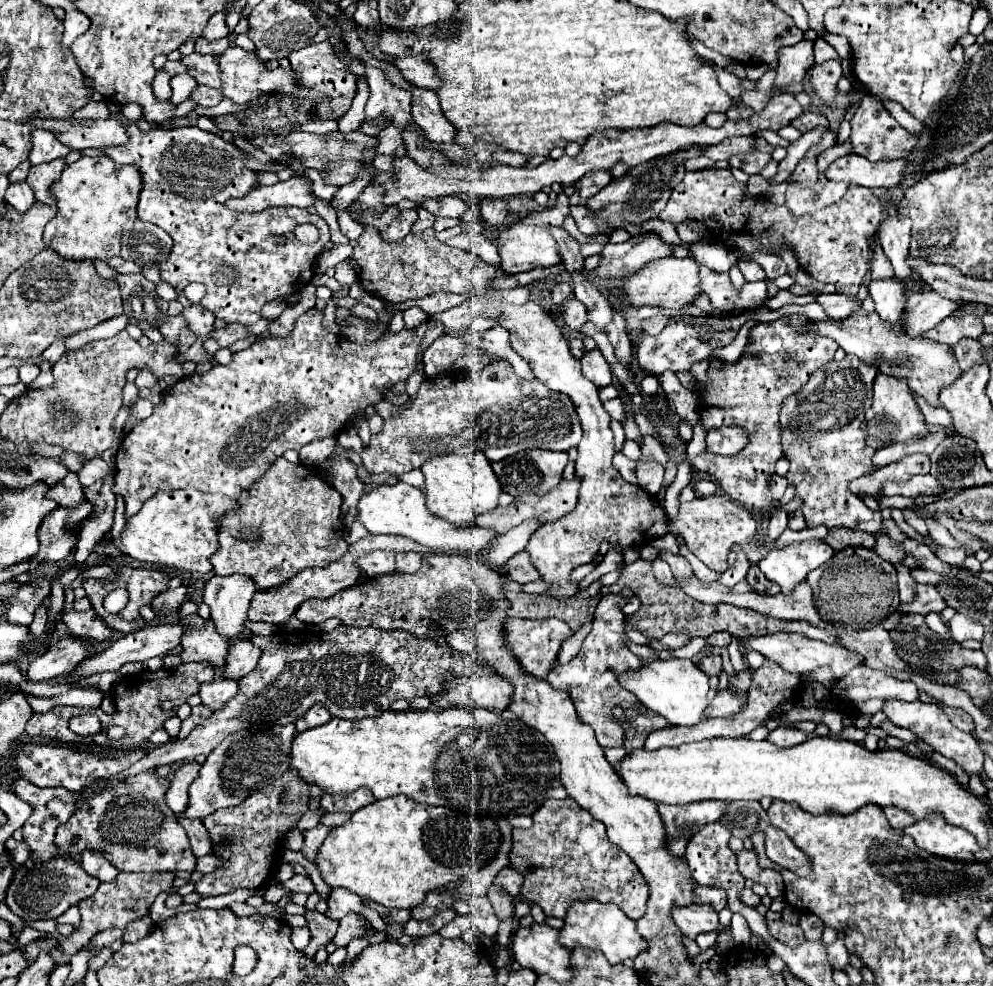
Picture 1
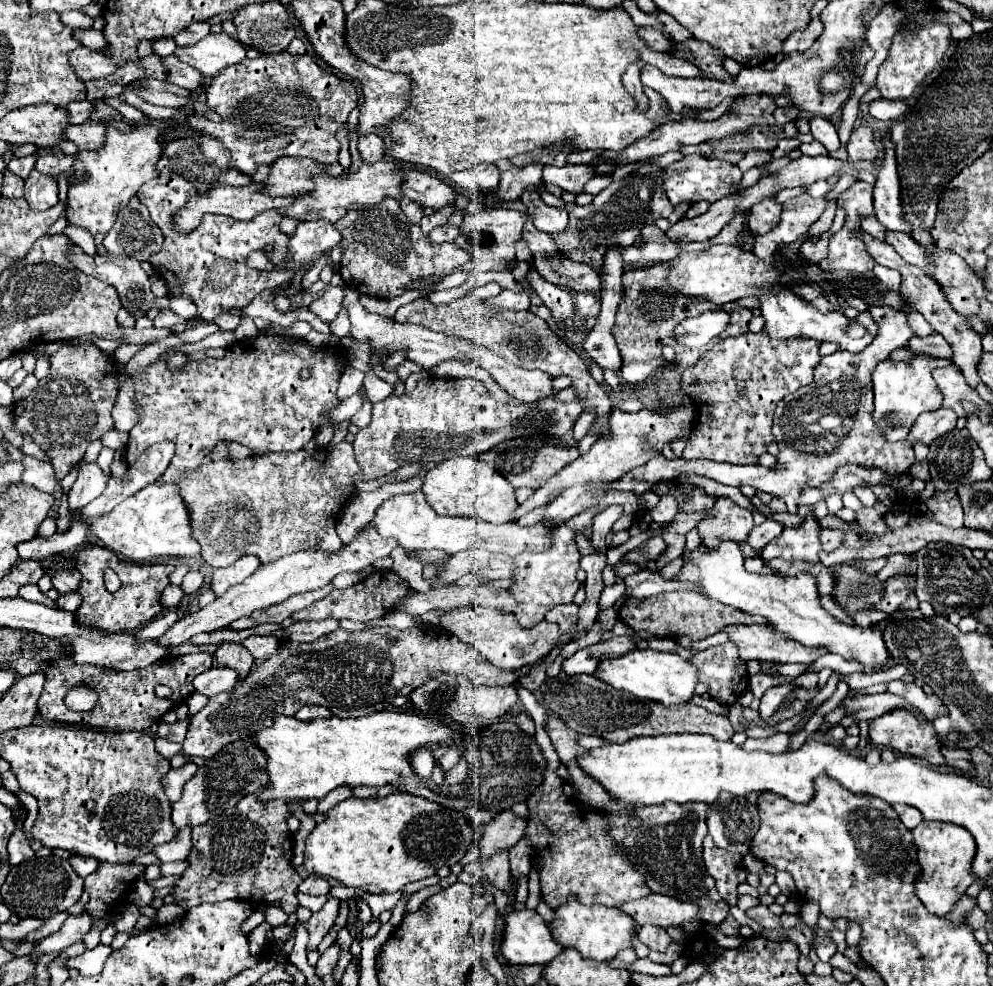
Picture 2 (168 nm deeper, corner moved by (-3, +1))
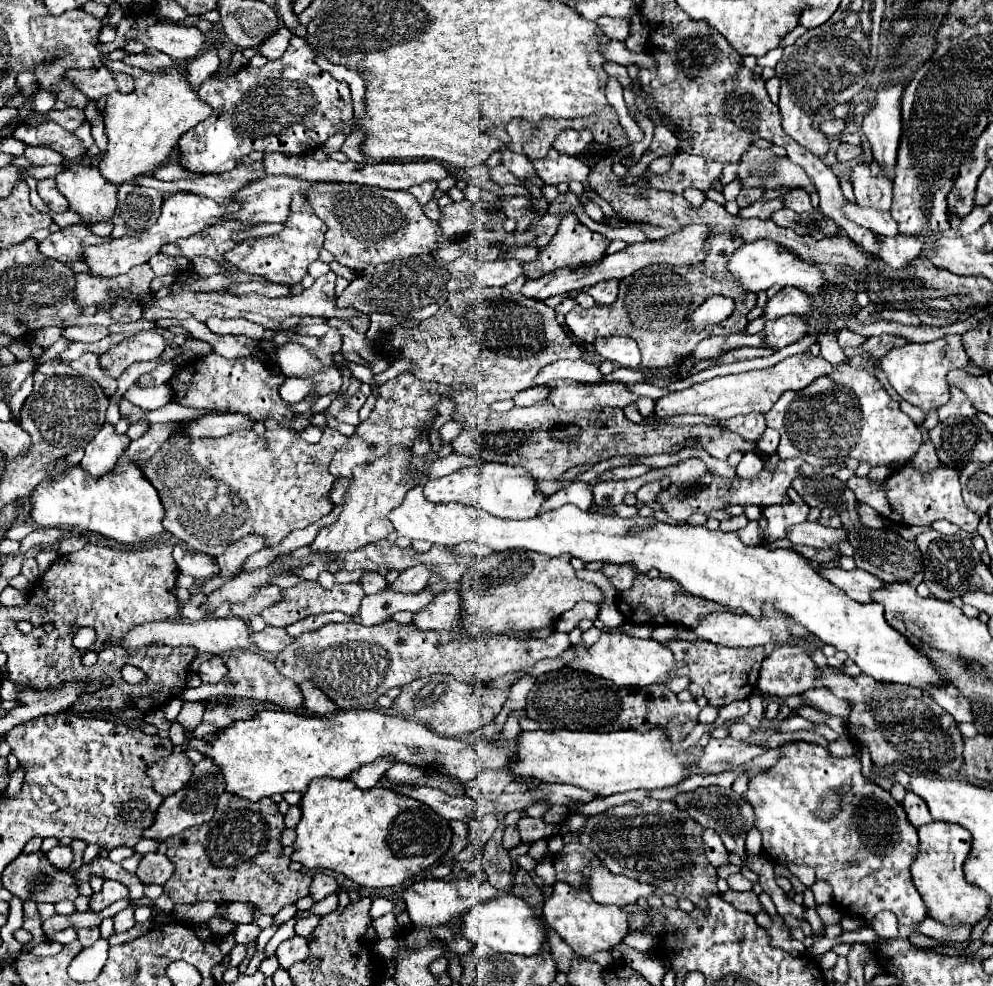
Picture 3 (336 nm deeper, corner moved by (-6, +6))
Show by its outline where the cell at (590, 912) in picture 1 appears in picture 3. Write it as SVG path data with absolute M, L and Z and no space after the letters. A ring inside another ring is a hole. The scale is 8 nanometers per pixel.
M554 883L550 899L544 901L544 919L546 923L574 949L580 957L590 957L598 951L610 951L620 945L628 933L628 911L618 905L600 905L592 901L590 893L576 889L568 883Z

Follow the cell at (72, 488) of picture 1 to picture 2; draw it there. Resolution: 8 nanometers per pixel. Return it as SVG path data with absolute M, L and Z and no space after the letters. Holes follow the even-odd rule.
M23 456L21 460L25 472L23 472L23 482L29 486L35 486L41 492L49 492L49 494L59 494L61 486L59 480L53 474L53 466L49 466L43 460L31 458L31 456Z

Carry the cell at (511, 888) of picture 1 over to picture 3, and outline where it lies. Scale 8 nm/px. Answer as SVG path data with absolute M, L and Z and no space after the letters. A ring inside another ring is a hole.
M522 817L518 821L518 831L522 837L522 843L530 845L538 839L548 839L548 835L554 835L554 825L546 823L544 819L532 819L532 817Z

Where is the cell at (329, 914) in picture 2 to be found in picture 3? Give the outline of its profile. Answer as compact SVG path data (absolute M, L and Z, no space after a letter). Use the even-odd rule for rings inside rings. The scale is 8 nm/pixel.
M294 935L276 949L276 957L282 969L290 969L296 961L304 961L308 957L308 939Z

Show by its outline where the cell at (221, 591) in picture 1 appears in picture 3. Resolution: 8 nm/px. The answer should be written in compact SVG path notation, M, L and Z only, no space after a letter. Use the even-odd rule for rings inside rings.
M246 535L234 545L230 545L226 553L216 559L220 565L220 577L228 577L228 579L236 577L242 571L246 559L262 547L264 547L264 539L258 535Z

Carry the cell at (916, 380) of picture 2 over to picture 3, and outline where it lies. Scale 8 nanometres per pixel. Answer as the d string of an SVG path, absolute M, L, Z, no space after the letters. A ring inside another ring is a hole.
M944 335L942 339L936 339L932 343L910 343L888 351L880 361L880 369L884 371L888 383L900 395L900 399L920 407L928 415L928 411L940 409L950 399L950 391L944 381L946 373L950 369L966 367L968 363L970 361L960 335Z

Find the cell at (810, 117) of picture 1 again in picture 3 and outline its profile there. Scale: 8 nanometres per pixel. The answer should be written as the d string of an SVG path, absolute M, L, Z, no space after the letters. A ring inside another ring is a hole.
M842 119L824 121L824 123L820 125L820 131L822 131L822 133L828 137L828 139L834 139L834 137L842 135L842 131L844 131L844 121L842 121Z

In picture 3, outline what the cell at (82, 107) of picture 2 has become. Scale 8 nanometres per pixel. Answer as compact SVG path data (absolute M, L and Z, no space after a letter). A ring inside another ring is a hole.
M68 107L64 111L48 111L46 113L52 121L56 121L58 125L64 125L66 131L74 131L86 117L84 117L84 111L82 109L76 109L76 107Z

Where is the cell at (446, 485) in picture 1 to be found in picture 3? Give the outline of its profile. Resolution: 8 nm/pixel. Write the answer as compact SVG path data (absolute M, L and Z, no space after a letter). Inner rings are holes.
M482 463L482 465L472 465L472 467L466 465L452 475L432 479L424 485L424 497L432 503L452 503L452 501L470 503L500 519L536 517L542 501L546 499L538 491L536 481L530 477L530 473L526 469L510 467L510 465L502 465L502 463Z

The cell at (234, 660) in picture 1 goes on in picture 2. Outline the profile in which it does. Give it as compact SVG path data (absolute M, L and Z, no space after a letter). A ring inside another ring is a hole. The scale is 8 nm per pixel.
M269 634L269 636L249 636L249 638L245 638L241 644L243 644L243 646L255 656L255 660L259 660L259 662L271 658L271 656L277 654L277 650L279 650L279 638L273 636L273 634Z

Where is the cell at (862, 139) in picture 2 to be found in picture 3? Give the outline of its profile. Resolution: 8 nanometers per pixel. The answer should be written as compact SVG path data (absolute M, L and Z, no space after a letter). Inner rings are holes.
M842 143L842 145L838 145L838 149L836 149L836 157L838 157L838 161L842 161L842 163L846 163L846 161L852 161L852 159L860 159L862 157L862 145L848 145L848 143Z

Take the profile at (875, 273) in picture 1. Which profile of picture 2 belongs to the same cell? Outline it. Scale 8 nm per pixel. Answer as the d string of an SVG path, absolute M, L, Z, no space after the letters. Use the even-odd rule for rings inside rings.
M875 214L865 216L865 218L861 220L861 228L863 228L867 234L871 234L873 238L879 238L879 240L885 238L885 228L879 224L879 220L875 218Z

